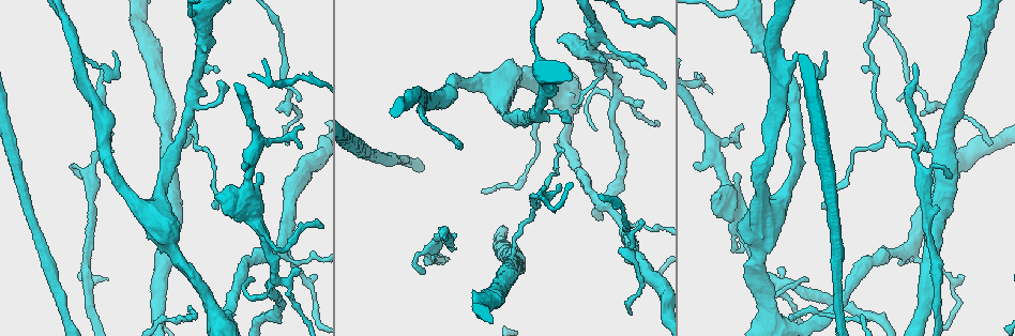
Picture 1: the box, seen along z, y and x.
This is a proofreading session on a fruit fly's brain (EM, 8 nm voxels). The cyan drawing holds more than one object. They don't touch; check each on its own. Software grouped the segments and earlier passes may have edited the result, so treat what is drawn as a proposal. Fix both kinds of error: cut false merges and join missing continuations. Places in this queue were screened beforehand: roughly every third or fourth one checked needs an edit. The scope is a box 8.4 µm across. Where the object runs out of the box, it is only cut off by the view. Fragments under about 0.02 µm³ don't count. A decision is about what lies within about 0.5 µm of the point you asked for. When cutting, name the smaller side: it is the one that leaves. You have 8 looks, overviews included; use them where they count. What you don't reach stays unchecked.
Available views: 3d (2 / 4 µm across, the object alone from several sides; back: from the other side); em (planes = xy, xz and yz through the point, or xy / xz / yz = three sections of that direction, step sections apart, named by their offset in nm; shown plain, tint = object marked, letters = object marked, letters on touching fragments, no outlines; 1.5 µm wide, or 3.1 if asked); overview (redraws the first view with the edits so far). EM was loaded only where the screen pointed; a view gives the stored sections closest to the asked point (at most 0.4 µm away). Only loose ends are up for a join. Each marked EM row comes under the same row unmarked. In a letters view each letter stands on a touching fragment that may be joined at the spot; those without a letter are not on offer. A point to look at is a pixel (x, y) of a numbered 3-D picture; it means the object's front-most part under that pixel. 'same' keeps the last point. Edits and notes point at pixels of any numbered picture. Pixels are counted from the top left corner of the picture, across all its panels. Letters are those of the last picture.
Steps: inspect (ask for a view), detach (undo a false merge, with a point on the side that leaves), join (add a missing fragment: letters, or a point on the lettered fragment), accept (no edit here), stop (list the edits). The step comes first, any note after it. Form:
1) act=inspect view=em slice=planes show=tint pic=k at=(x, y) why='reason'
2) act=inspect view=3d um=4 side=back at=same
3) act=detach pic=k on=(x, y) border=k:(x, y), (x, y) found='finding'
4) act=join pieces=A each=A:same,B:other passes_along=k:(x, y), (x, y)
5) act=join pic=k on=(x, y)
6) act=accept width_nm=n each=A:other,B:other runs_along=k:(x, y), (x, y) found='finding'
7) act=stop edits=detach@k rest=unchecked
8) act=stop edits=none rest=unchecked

act=inspect view=3d um=4 pic=1 at=(512, 260) why='two arms in line, one across'

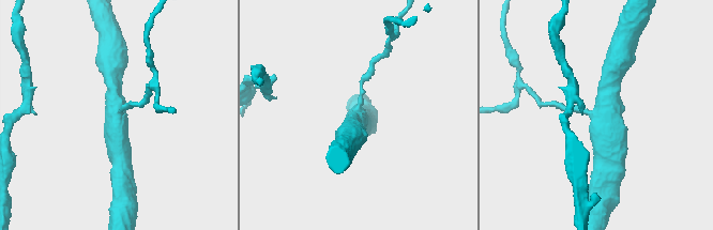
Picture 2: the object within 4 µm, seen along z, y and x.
act=inspect view=em slice=xy step=8 show=tint pic=2 at=(599, 113) arms=3

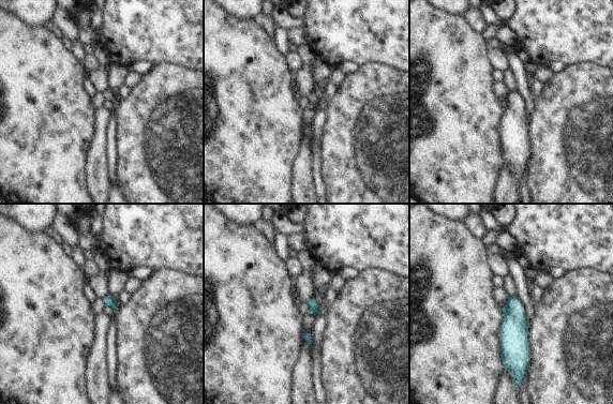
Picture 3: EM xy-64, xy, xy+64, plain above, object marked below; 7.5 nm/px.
act=inspect view=em slice=planes show=letters at=same why='cut it another way'

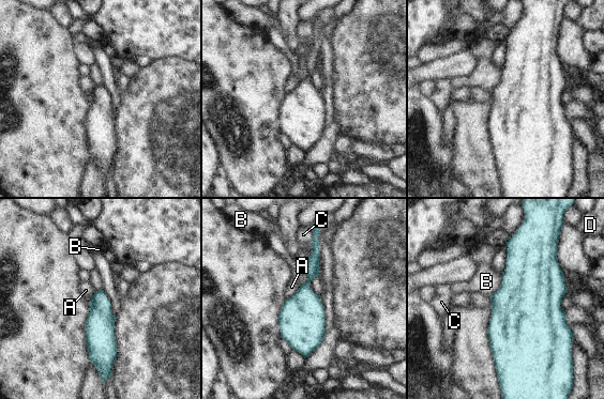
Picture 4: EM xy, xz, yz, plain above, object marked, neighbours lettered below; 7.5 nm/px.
act=accept each=A:other,B:other,C:other,D:other border=4:(300, 286), (286, 300) found='continuous, no second neuron'

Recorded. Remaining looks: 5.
act=inspect view=em slice=planes show=letters pic=1 at=(916, 65) why='thin end'

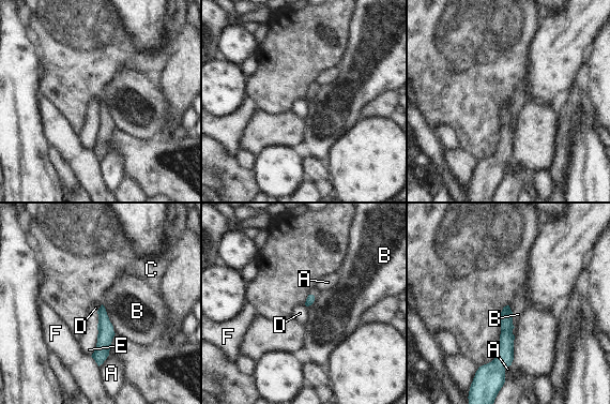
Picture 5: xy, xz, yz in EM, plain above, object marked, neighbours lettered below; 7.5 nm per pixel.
act=join pieces=C each=A:other,B:other,C:same,D:other,E:other,F:other passes_along=5:(310, 298), (314, 296), (315, 292) found='it goes on there'

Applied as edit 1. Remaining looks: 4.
act=inspect view=overview

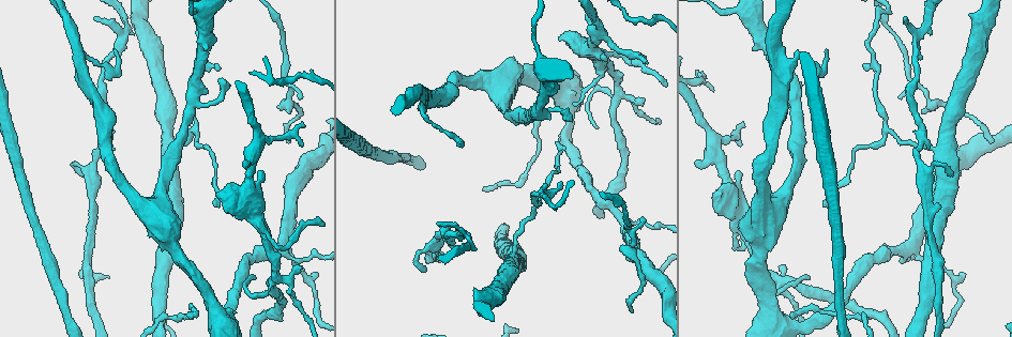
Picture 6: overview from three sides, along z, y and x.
act=inspect view=em slice=planes show=letters pic=6 at=(779, 269) why='branch stops here'

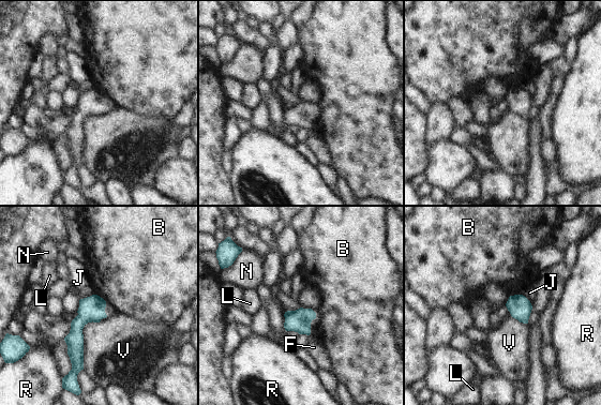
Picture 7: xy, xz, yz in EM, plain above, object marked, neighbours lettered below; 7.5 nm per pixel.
act=accept longest_contact=V:400nm each=B:other,F:other,J:other,L:other,N:other,R:other,V:other runs_along=7:(94, 297), (76, 326), (74, 368) found='none of them fits'

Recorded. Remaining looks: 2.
act=stop edits=join@5 rest=unchecked

